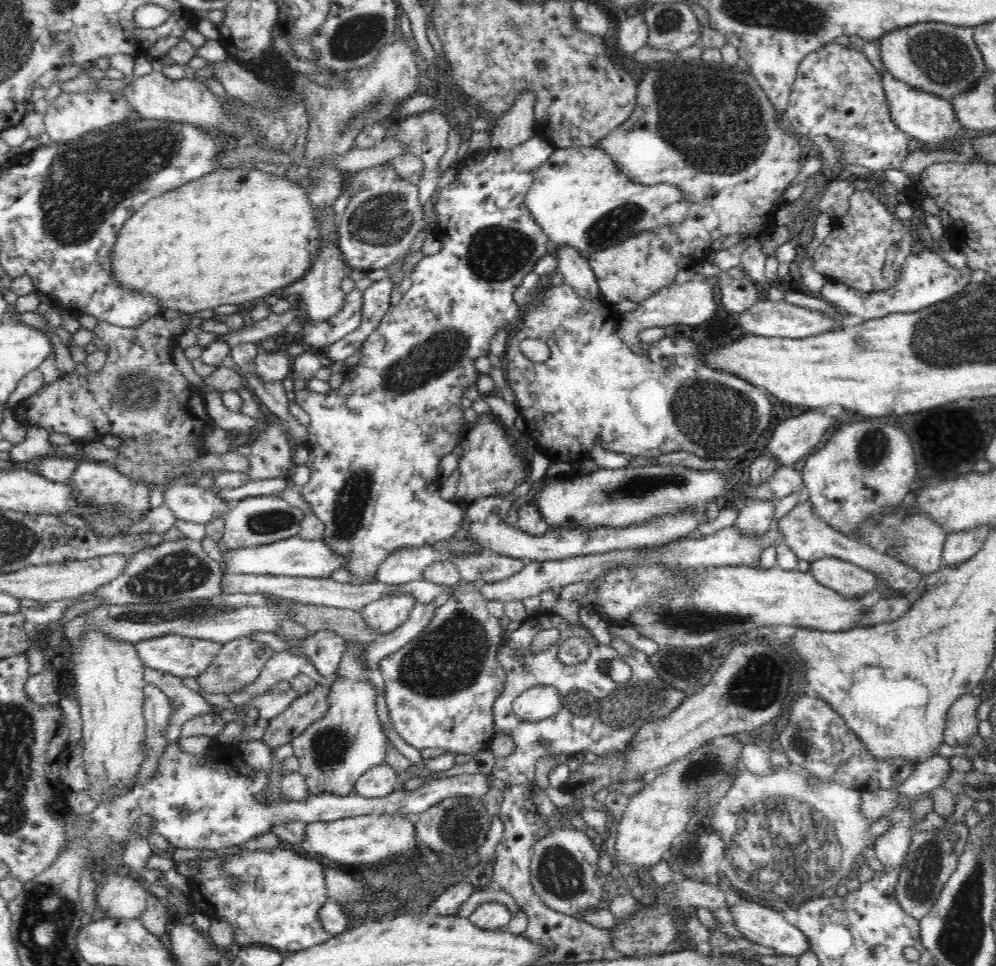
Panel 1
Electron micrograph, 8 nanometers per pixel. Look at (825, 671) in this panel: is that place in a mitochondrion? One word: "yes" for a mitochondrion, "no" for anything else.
no

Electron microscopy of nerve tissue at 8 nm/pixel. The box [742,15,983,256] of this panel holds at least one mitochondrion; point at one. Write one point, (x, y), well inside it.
(946, 59)

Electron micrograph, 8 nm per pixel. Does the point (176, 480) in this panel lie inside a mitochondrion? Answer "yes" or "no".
no

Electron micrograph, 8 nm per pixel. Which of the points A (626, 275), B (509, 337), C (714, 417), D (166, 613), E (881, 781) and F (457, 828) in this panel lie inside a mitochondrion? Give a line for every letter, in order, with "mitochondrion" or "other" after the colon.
A: other
B: other
C: mitochondrion
D: mitochondrion
E: other
F: mitochondrion

